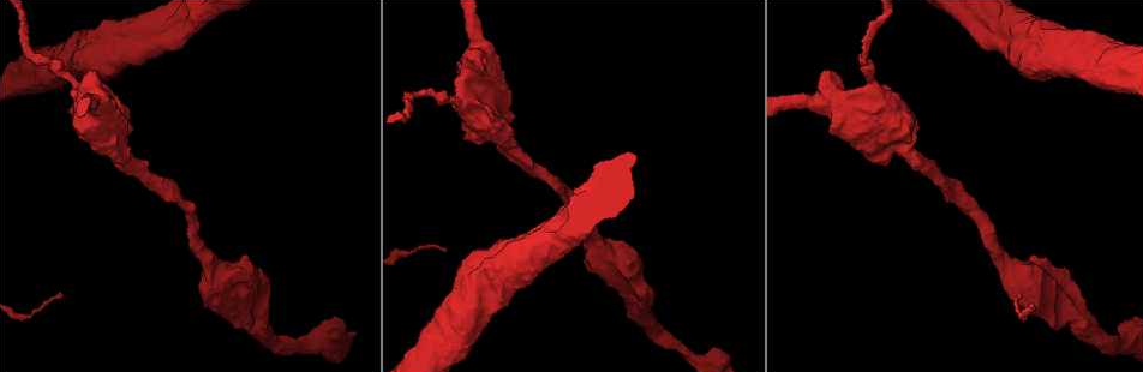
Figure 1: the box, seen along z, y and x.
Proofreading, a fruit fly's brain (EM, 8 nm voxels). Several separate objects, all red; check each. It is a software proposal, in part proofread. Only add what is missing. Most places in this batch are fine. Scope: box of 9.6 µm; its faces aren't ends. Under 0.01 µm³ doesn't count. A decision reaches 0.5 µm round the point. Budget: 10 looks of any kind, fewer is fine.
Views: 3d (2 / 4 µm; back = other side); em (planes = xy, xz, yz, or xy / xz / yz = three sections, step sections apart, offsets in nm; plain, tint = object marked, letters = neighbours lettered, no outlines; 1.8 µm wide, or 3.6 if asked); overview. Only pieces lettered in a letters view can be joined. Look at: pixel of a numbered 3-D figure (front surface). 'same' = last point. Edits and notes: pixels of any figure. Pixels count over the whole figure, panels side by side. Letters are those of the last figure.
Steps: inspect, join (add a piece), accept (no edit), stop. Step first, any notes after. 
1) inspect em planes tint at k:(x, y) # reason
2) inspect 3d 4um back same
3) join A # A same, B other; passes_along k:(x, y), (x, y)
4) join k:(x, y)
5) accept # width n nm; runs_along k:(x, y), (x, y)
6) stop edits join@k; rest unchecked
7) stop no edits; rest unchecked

inspect em planes tint at 1:(1051, 324) # branch stops here

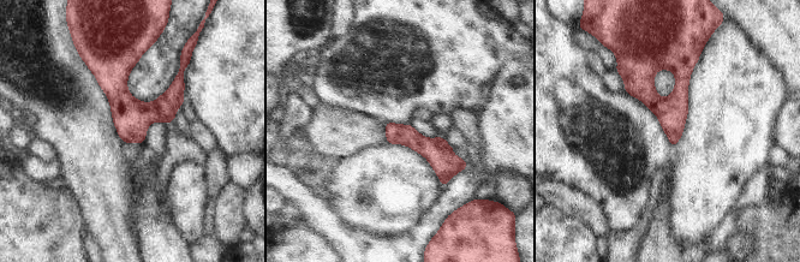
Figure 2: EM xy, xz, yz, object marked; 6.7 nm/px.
inspect em planes letters same

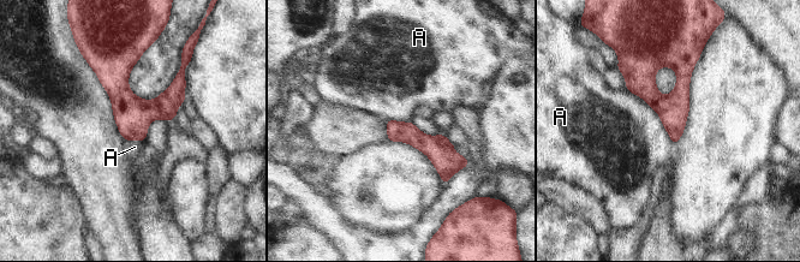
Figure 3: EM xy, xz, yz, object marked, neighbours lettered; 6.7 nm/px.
accept # A other; border 3:(645, 103), (660, 117), (674, 146); none of them fits

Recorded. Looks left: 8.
inspect em xy step 4 tint at 1:(555, 228) # touches itself

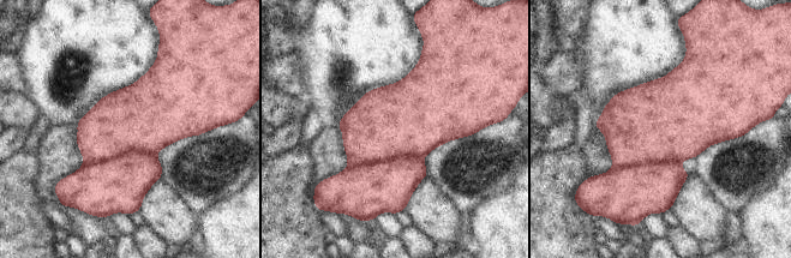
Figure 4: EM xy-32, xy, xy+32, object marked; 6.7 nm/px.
inspect em planes letters same

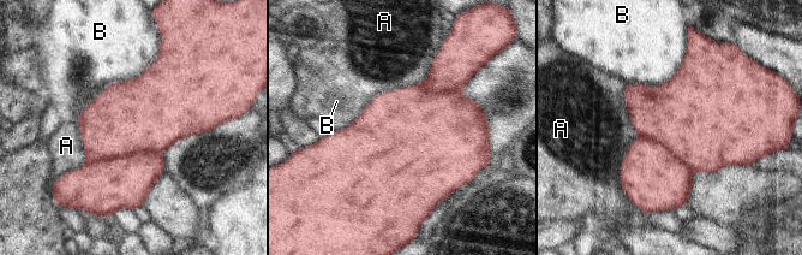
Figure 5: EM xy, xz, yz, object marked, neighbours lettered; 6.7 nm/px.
accept # A other, B other; border 5:(438, 49), (422, 81), (333, 131); no lettered piece goes on from it

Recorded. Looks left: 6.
inspect em 3.6um planes tint at 1:(1082, 66) # sharp bend

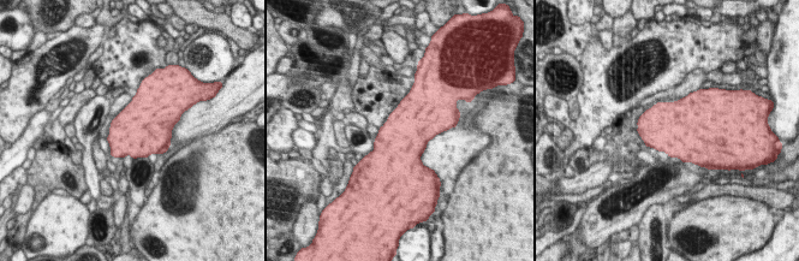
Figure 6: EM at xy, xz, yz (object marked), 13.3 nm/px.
inspect em 3.6um planes letters same # see the neighbours

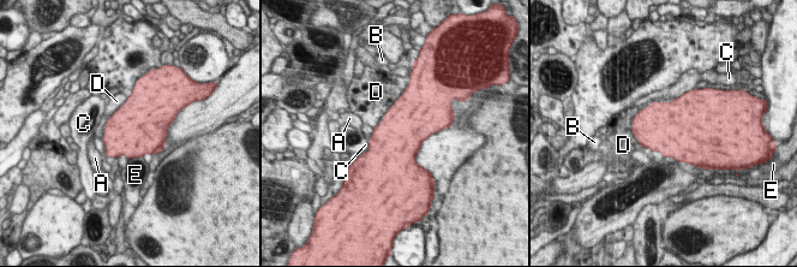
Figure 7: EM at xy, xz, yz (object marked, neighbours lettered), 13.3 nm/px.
accept # width 650 nm; A other, B other, C other, D other, E other; border 7:(682, 95), (634, 117), (640, 146); none of them fits

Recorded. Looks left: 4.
inspect em 3.6um xz step 8 letters at 1:(102, 83) # free end

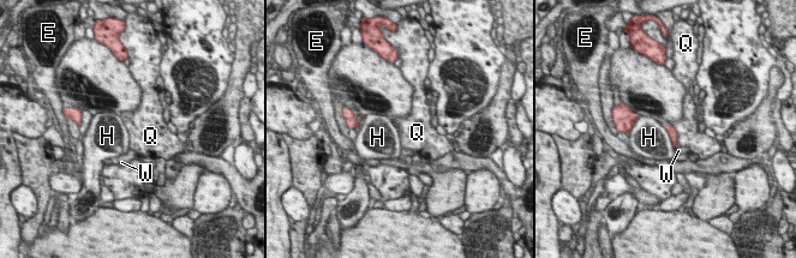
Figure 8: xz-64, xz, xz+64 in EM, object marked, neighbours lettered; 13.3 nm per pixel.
inspect em 3.6um xy step 8 letters same

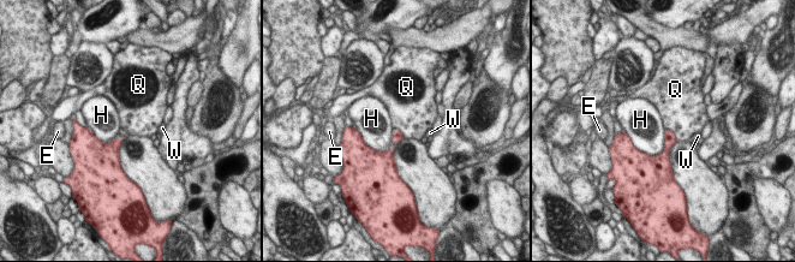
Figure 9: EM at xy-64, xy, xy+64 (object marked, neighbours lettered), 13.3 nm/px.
accept # longest_contact H 600 nm; E other, H other, Q other, W other; no lettered piece goes on from it

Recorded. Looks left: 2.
stop no edits; rest unchecked

